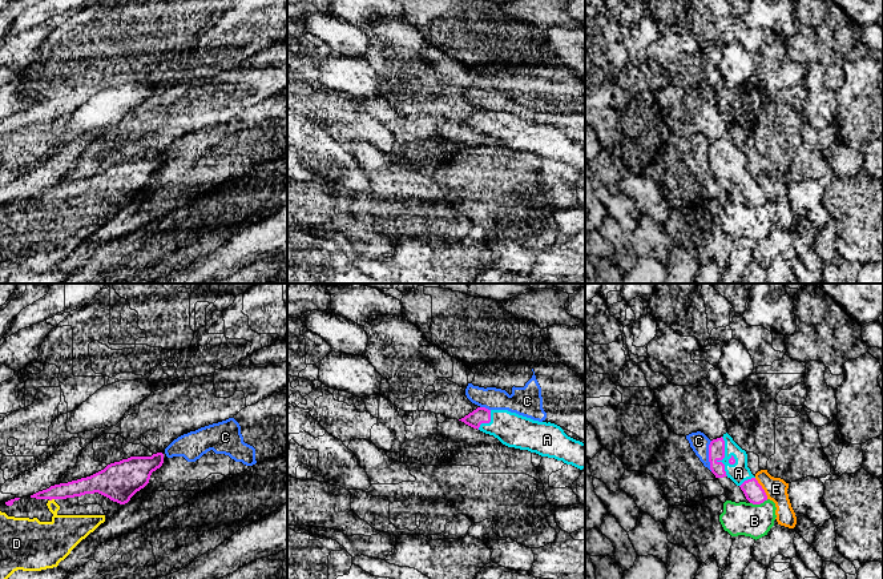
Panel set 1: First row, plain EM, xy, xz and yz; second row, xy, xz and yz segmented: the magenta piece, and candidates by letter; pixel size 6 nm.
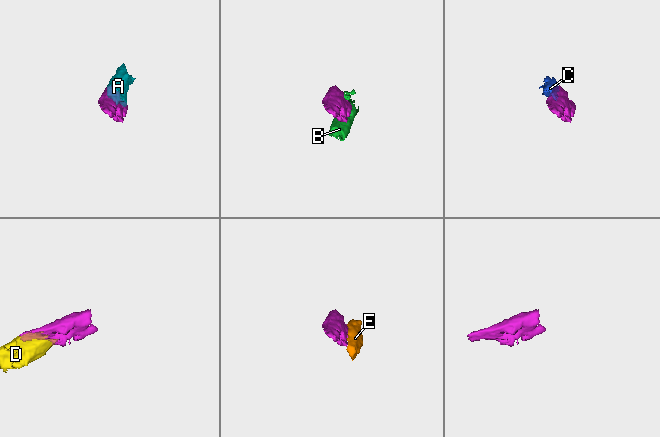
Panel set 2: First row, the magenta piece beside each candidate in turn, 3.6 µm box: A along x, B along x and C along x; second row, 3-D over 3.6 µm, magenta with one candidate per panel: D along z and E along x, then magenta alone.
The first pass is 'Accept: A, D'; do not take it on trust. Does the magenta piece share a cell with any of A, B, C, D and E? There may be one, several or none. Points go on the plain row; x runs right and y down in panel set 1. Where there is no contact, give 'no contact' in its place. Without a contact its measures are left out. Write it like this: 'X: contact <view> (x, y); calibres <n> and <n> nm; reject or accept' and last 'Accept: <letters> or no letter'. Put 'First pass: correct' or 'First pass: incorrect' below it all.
A: contact yz (724, 159); calibres 100 and 120 nm; accept
B: contact yz (758, 205); calibres 120 and 200 nm; reject
C: contact yz (709, 157); calibres 100 and 110 nm; reject
D: contact xy (51, 201); calibres 110 and 240 nm; accept
E: contact yz (762, 191); calibres 120 and 140 nm; reject
Accept: A, D
First pass: correct

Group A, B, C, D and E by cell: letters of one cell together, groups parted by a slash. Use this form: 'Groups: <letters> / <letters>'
Groups: A D / B / C / E

